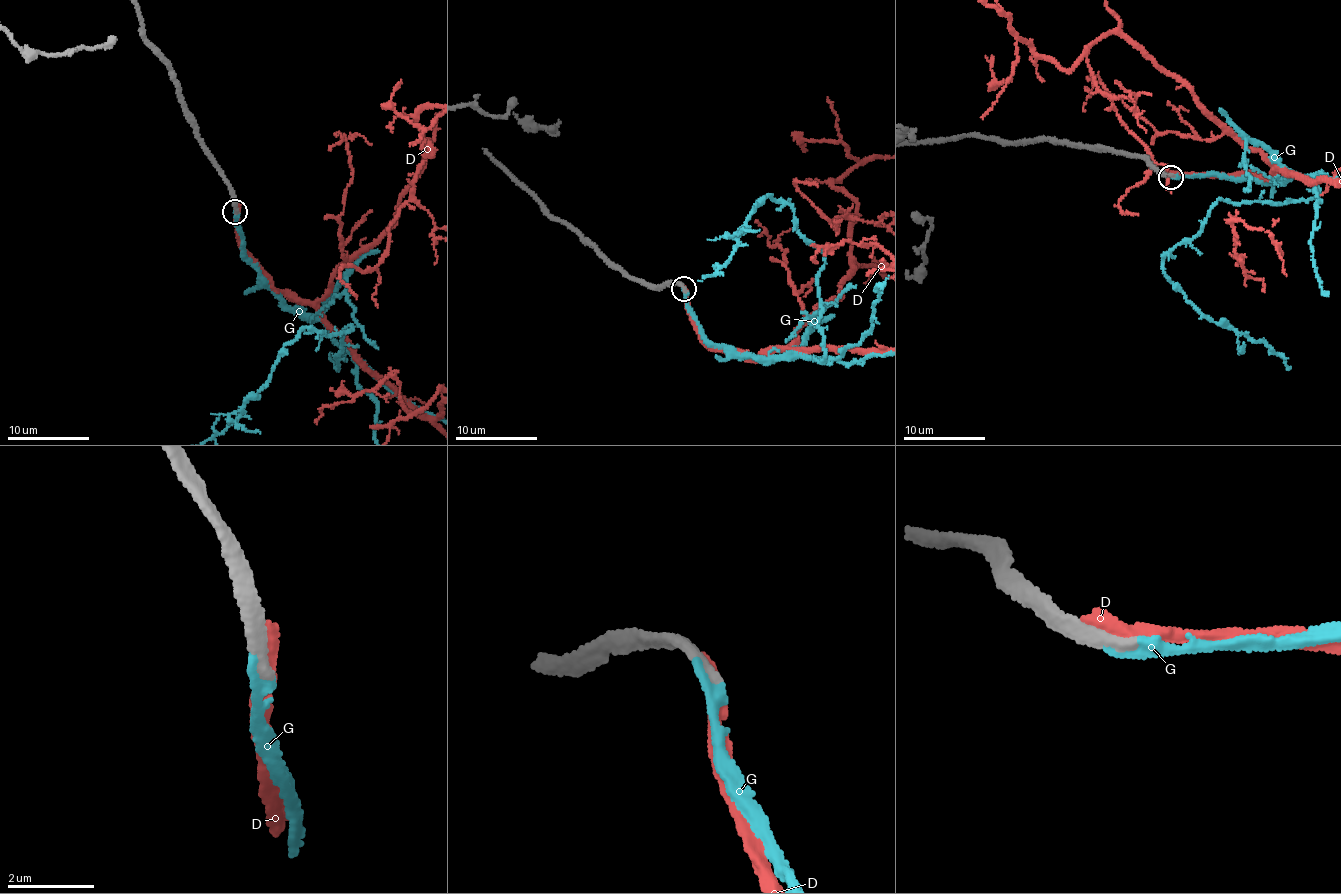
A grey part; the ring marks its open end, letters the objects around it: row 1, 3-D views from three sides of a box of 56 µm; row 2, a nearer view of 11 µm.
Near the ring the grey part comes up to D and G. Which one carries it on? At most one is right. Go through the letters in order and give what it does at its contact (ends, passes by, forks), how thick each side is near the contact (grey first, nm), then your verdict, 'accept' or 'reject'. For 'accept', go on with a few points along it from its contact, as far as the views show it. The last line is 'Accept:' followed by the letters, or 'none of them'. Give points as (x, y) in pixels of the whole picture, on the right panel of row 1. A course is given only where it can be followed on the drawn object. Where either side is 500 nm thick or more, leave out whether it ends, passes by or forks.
D: it ends; calibres 360 and 400 nm; reject
G: it ends; calibres 340 and 280 nm; accept
Accept: G

